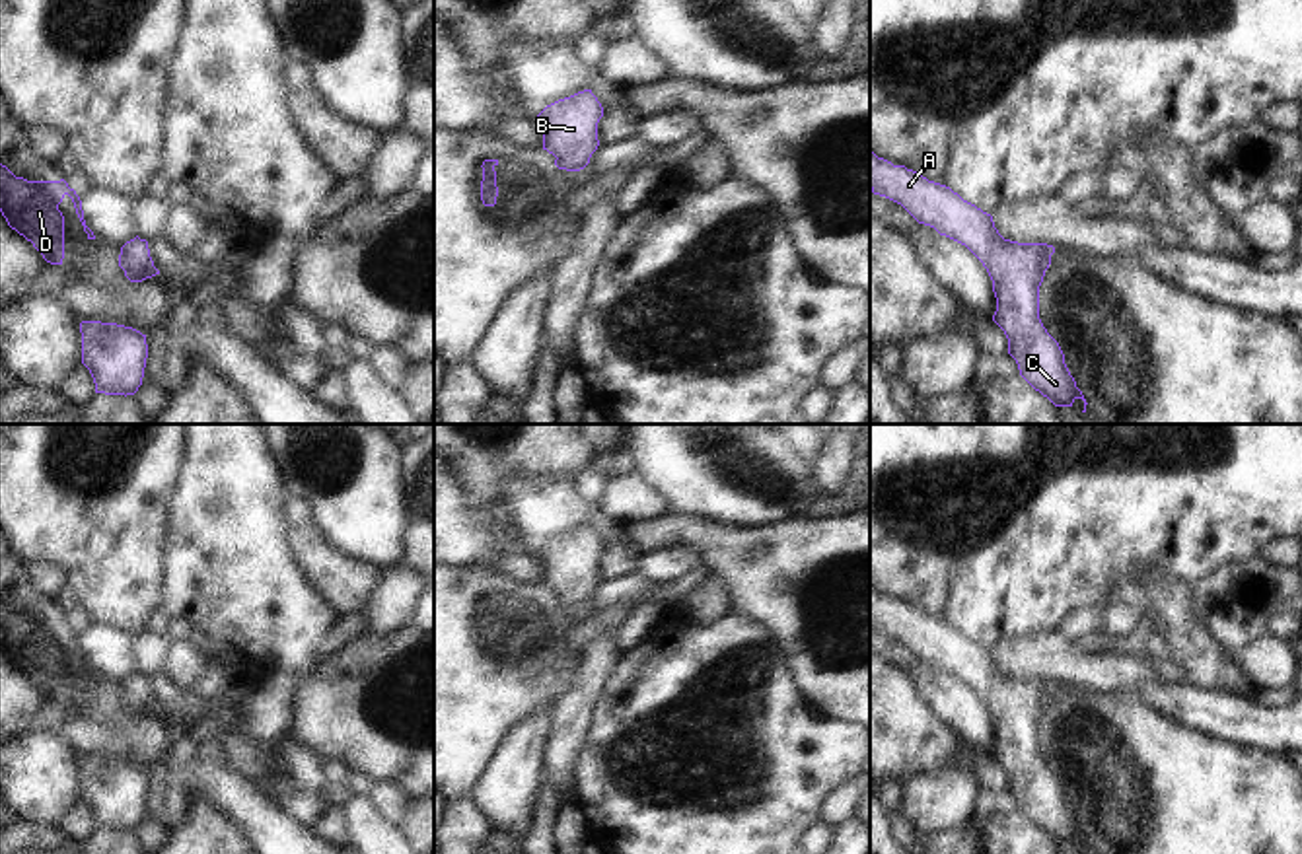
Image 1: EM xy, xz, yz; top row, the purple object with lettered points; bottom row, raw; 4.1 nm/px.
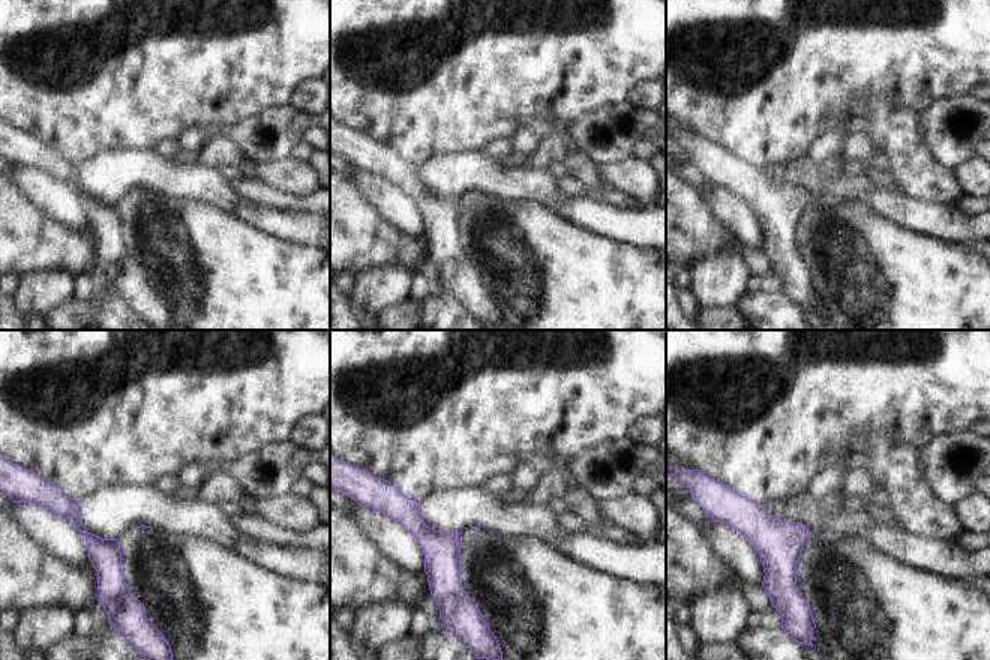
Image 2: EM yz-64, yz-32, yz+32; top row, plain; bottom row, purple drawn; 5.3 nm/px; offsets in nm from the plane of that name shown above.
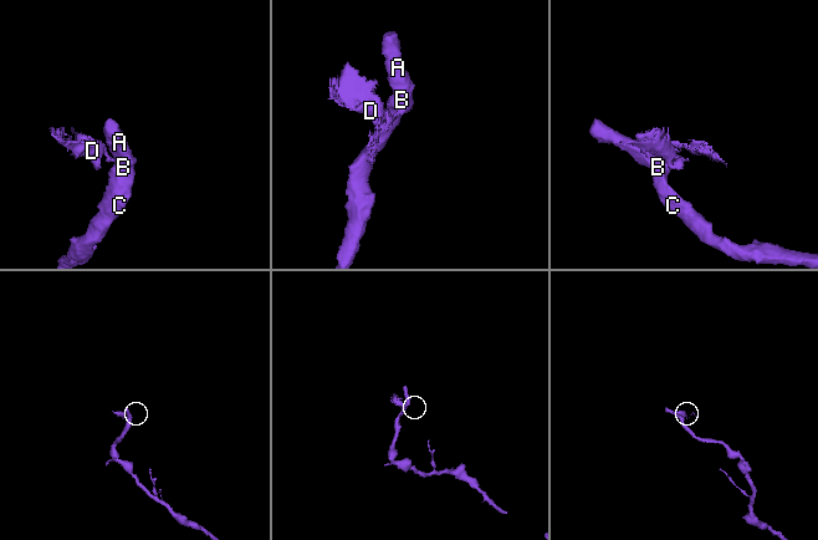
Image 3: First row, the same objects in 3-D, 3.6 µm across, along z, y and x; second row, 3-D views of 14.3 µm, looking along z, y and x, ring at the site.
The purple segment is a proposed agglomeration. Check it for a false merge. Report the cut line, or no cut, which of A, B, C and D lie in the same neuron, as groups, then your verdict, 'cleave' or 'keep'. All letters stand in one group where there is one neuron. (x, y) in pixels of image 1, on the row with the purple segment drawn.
yz (1051, 246), (1044, 271) | A B C / D | cleave

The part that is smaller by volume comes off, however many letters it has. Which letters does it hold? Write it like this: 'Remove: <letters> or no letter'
Remove: D.

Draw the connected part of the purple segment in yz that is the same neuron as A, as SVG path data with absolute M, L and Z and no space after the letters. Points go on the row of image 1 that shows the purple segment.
M874 152L870 189L901 204L919 224L965 245L983 263L996 298L993 321L1004 331L1008 354L1016 360L1020 375L1055 407L1072 407L1082 399L1086 412L1088 403L1065 364L1065 354L1039 319L1039 286L1045 276L1043 265L1053 253L1051 245L1004 239L991 214L950 187L905 165L893 165Z

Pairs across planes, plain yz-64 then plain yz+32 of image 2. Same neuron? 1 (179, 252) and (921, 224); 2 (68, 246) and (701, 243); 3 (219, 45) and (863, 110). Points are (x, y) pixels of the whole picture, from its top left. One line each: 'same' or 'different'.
1: different
2: same
3: different

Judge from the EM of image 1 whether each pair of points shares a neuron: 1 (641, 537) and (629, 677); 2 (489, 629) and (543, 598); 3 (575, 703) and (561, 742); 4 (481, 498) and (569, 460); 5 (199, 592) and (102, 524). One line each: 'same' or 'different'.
1: different
2: same
3: same
4: same
5: different

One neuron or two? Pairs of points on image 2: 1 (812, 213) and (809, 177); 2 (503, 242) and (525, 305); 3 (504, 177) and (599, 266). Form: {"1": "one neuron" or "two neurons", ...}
{"1": "two neurons", "2": "one neuron", "3": "two neurons"}

